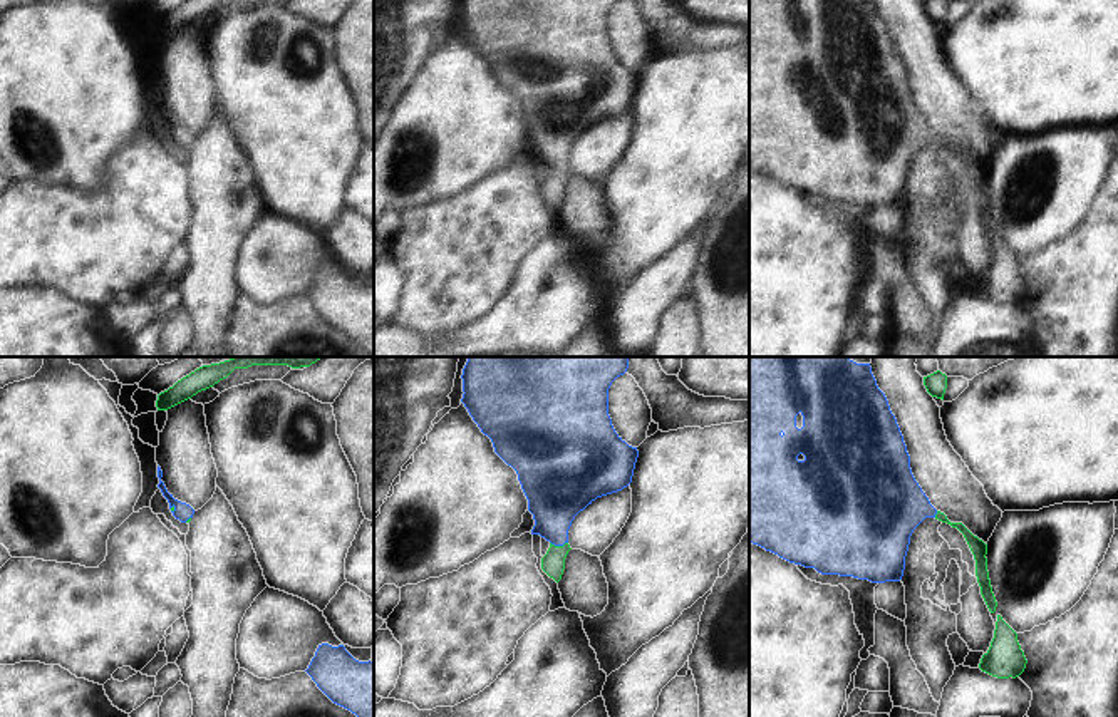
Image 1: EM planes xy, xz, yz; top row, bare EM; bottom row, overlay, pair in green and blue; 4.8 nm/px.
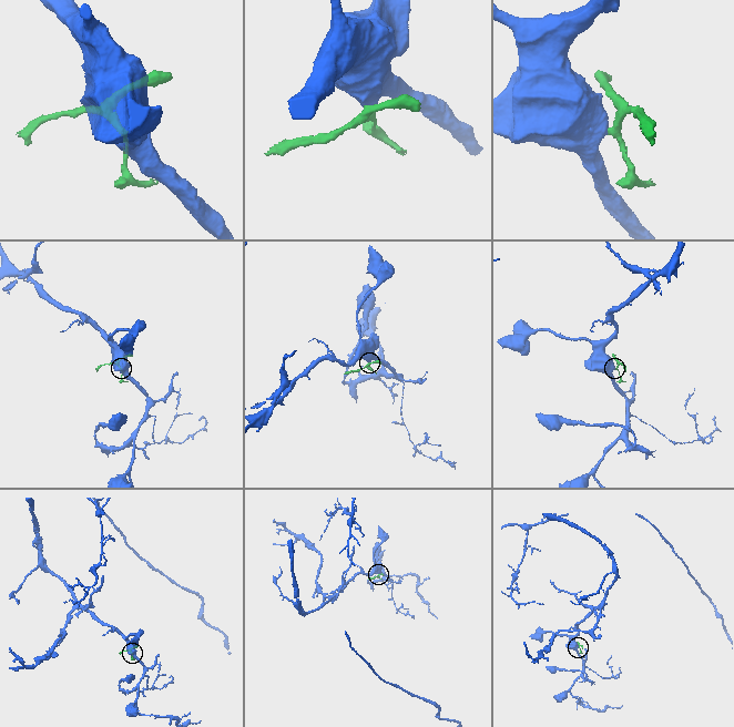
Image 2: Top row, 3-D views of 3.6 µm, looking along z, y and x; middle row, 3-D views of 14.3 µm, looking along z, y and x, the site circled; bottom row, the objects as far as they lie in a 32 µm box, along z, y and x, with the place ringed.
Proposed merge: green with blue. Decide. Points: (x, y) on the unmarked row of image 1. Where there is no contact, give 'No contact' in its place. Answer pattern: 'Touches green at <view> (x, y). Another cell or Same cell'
Touches green at xz (558, 171). Same cell

